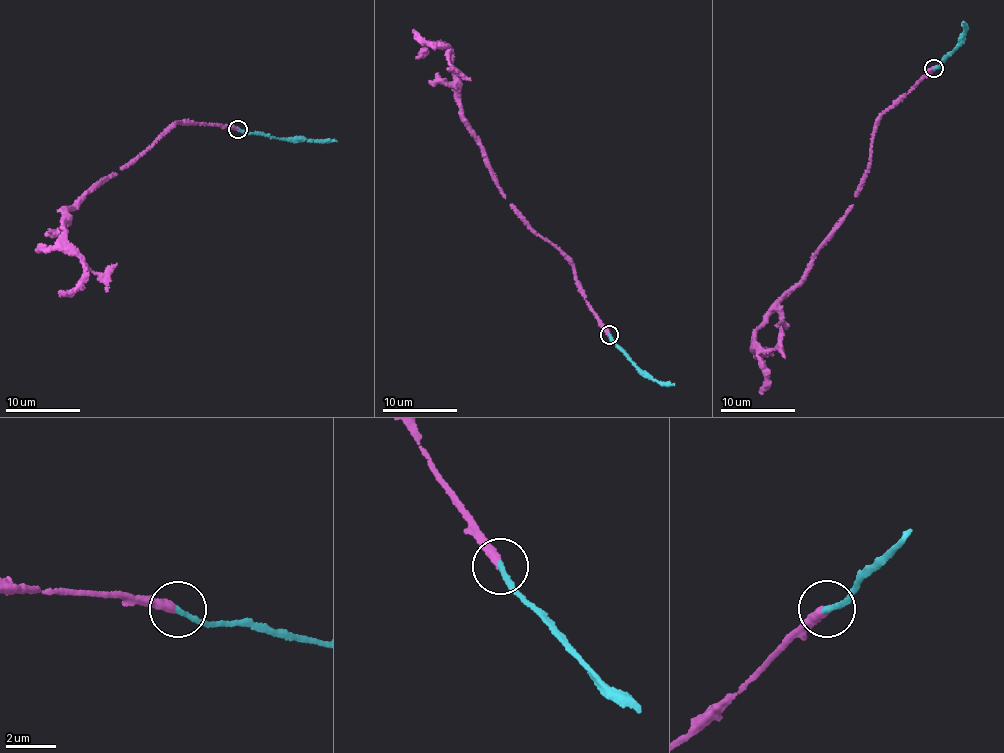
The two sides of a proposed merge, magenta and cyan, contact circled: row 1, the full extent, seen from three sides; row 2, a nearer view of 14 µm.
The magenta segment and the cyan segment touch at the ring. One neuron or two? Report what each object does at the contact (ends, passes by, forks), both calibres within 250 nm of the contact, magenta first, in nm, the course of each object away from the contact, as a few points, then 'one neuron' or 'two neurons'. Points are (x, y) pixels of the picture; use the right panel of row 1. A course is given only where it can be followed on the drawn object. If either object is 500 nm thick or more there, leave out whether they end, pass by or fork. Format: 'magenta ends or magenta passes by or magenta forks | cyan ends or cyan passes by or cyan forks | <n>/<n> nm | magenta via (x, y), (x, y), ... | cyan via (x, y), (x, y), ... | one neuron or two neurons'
magenta ends | cyan ends | 340/240 nm | magenta via (935, 69), (885, 108), (853, 205), (818, 248), (801, 279), (755, 331), (765, 377), (759, 393) | cyan via (934, 68), (940, 67), (952, 53), (963, 34), (964, 22) | one neuron

